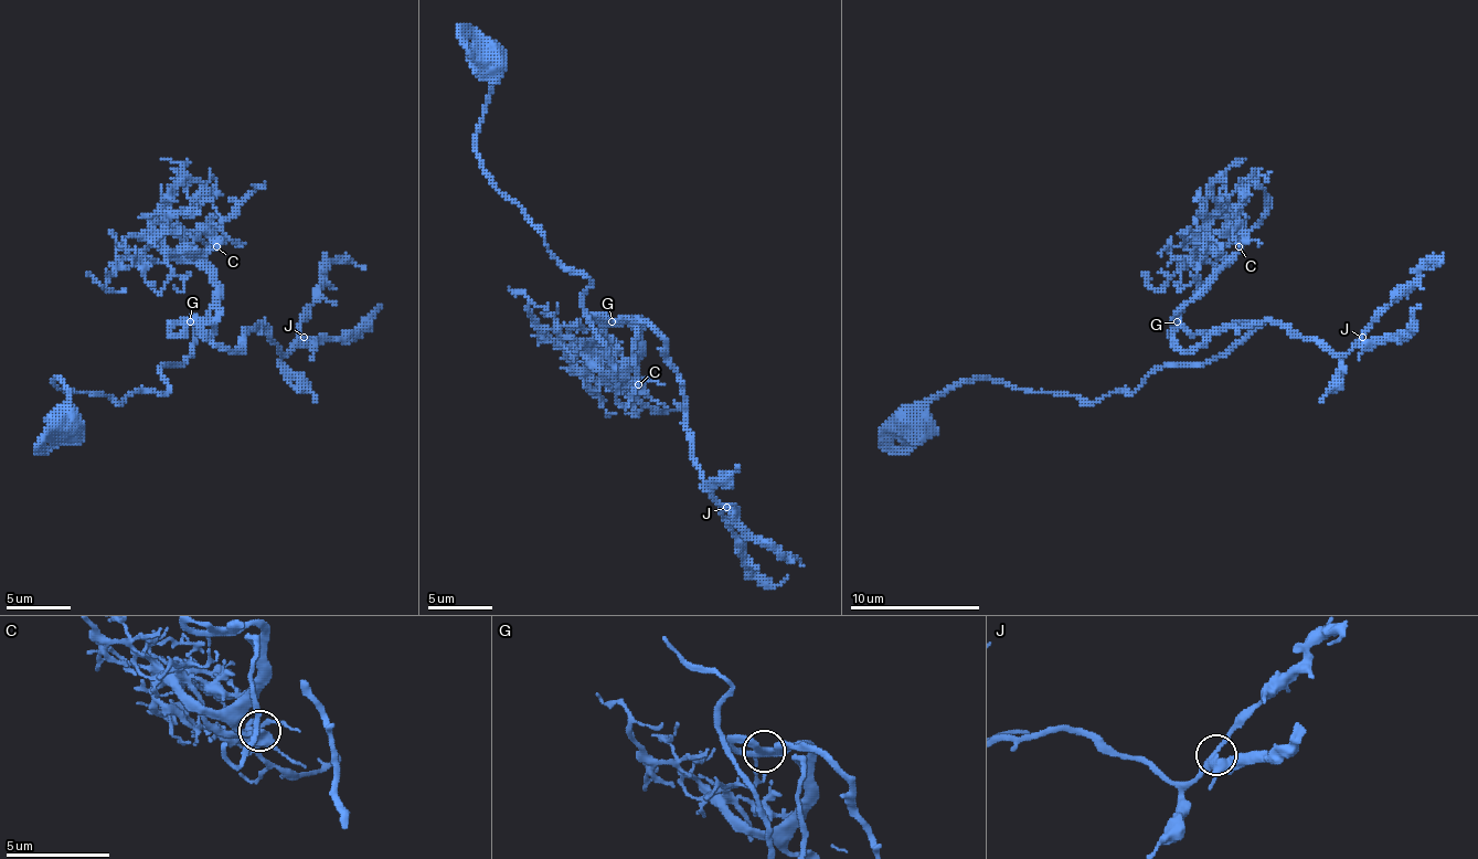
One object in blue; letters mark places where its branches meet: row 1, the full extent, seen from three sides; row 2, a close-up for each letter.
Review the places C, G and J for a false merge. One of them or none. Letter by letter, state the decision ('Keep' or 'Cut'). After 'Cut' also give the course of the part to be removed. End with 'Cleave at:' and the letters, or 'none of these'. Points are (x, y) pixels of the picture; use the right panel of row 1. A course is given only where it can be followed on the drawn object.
C: Keep
G: Keep
J: Keep
Cleave at: none of these

